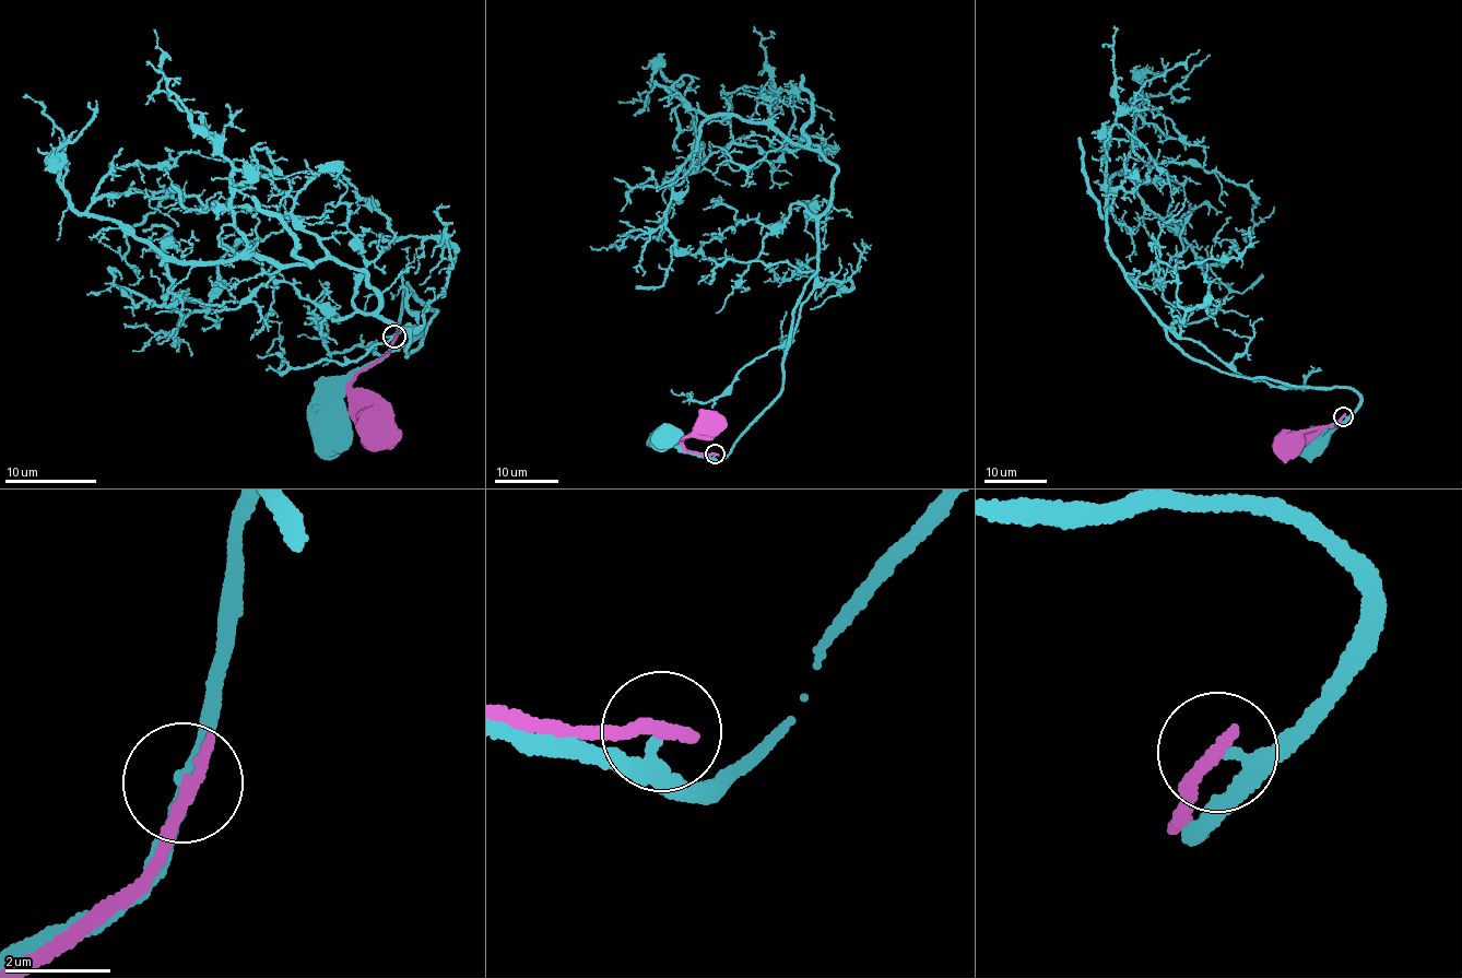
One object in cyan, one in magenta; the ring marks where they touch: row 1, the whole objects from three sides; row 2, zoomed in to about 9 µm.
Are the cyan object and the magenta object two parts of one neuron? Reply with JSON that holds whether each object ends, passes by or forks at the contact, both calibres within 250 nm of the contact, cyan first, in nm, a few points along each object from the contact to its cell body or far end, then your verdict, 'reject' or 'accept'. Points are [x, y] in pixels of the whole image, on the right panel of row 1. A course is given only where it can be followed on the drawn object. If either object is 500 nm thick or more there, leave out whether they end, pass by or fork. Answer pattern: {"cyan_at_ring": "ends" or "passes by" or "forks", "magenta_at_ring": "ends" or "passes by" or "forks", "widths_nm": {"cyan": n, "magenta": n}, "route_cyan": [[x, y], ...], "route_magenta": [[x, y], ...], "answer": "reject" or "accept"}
{"cyan_at_ring": "passes by", "magenta_at_ring": "ends", "widths_nm": {"cyan": 240, "magenta": 320}, "route_cyan": [[1343, 416], [1344, 423], [1322, 432], [1309, 447]], "route_magenta": [[1343, 416], [1334, 426], [1299, 433], [1285, 432], [1285, 438]], "answer": "reject"}

